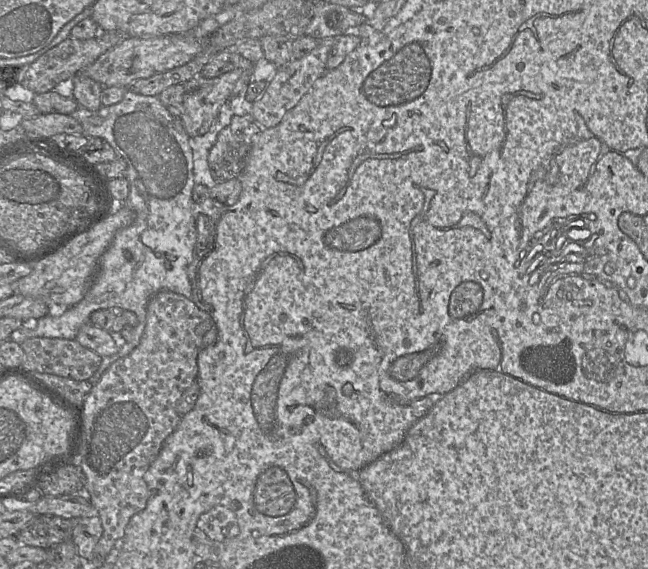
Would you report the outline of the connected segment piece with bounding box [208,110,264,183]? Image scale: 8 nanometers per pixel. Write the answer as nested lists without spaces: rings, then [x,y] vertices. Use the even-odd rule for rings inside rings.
[[[248,110],[232,116],[230,123],[219,132],[208,155],[211,176],[216,183],[240,176],[252,140],[262,129]]]

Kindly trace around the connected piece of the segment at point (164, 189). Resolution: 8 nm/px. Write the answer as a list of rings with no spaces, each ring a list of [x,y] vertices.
[[[127,89],[123,99],[115,105],[102,106],[97,111],[79,106],[71,115],[82,125],[85,136],[106,140],[126,161],[129,196],[123,204],[136,212],[136,220],[115,234],[80,302],[62,315],[48,314],[36,321],[23,322],[9,339],[49,337],[72,340],[98,309],[134,312],[138,325],[133,329],[131,340],[119,341],[116,354],[102,357],[99,368],[89,379],[93,387],[115,361],[127,356],[139,345],[146,327],[147,306],[154,295],[169,290],[192,298],[188,266],[194,260],[196,243],[192,200],[195,185],[193,152],[189,145],[190,137],[180,118],[174,117],[166,109],[159,96],[144,96]]]

